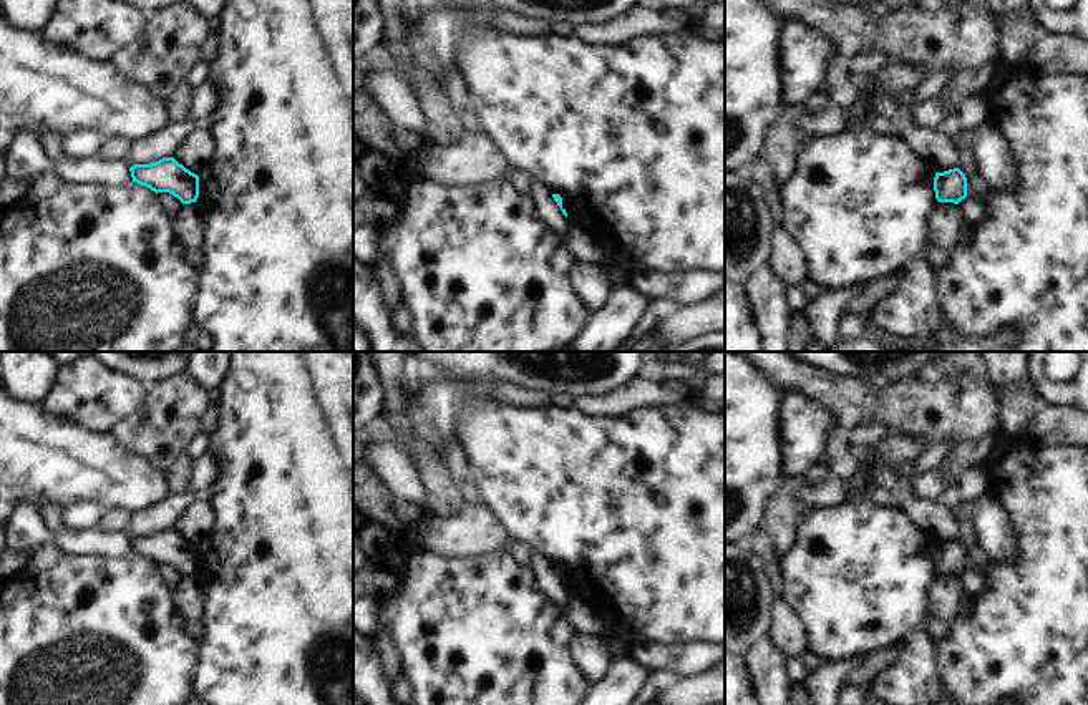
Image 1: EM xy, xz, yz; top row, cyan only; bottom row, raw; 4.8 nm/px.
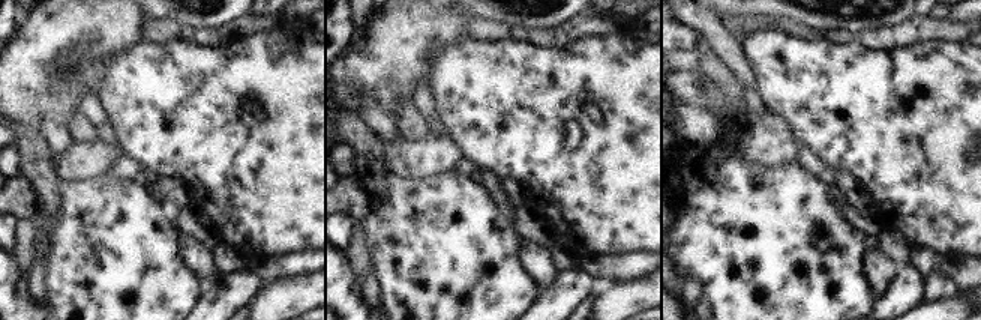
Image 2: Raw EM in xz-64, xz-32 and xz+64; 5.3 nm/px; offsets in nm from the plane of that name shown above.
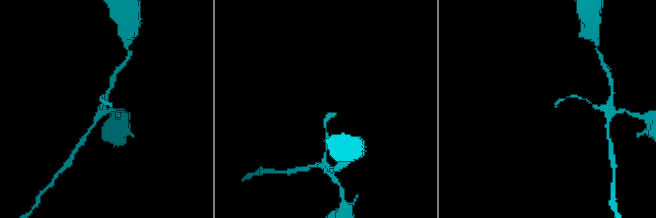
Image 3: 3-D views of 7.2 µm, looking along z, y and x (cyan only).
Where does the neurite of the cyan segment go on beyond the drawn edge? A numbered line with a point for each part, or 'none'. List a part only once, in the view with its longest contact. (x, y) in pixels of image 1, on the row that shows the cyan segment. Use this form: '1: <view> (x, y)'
none

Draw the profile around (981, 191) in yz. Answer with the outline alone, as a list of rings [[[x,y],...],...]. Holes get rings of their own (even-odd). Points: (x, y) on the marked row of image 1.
[[[962,131],[955,138],[952,138],[952,141],[960,149],[959,169],[965,174],[967,184],[972,187],[967,197],[972,197],[985,204],[990,202],[993,189],[980,174],[977,154],[974,151],[974,133]]]

